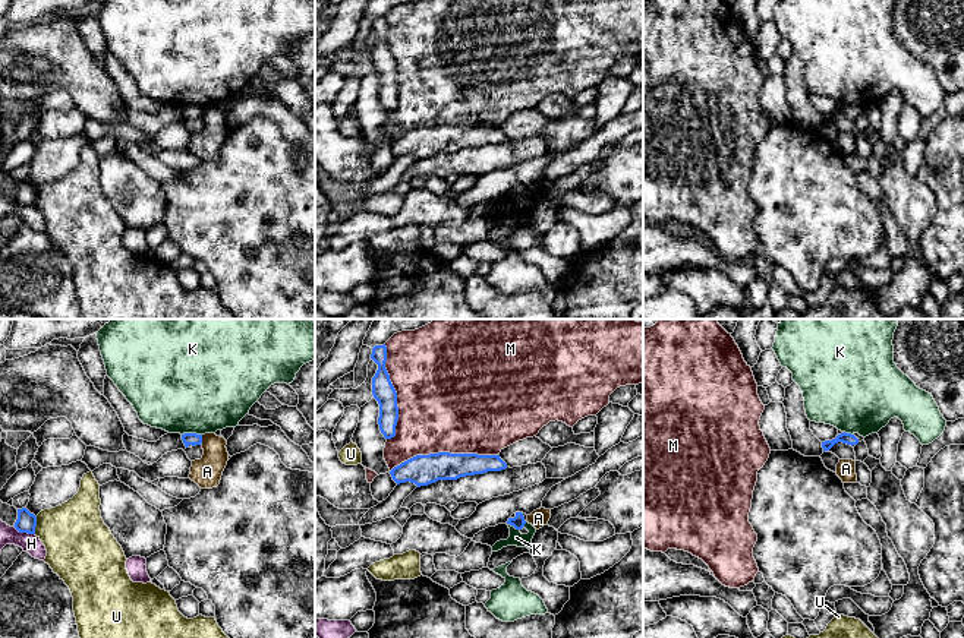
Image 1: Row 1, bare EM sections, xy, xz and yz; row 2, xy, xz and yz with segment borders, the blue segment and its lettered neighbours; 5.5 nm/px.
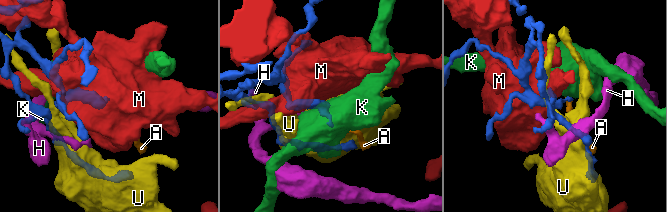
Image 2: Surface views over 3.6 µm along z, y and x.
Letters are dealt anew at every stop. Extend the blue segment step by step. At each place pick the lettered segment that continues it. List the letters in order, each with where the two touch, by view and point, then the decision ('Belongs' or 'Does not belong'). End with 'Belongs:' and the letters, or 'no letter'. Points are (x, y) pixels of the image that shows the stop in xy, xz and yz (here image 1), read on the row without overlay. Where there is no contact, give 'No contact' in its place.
A: Touches blue at xy (201, 111). Does not belong
H: Touches blue at xy (24, 204). Does not belong
K: Touches blue at xy (194, 106). Does not belong
M: Touches blue at xz (443, 125). Does not belong
U: Touches blue at xy (35, 198). Does not belong
Belongs: no letter

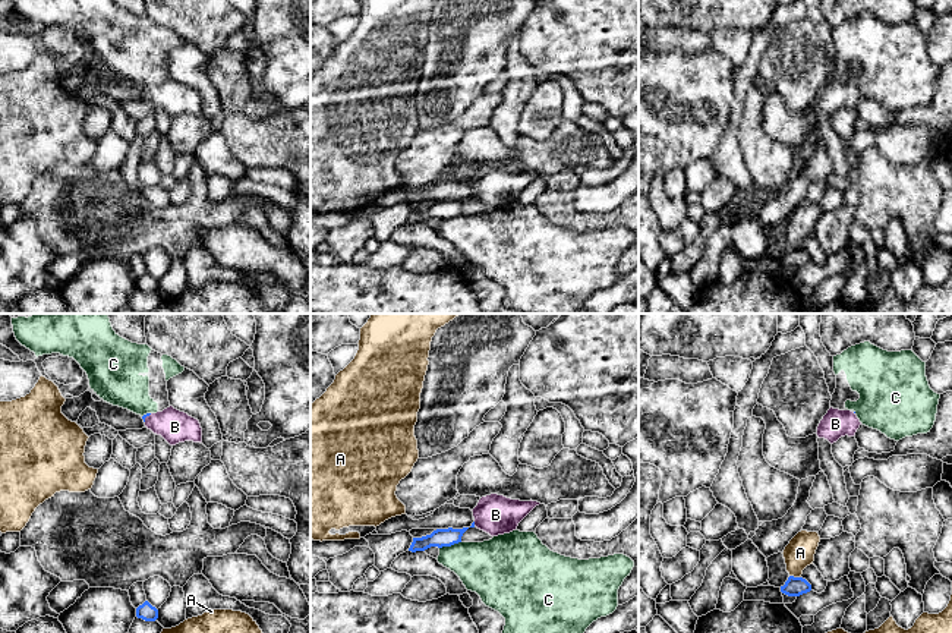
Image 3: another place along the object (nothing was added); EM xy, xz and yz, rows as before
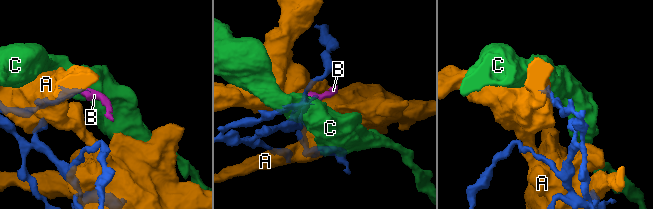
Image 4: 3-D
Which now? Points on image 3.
A: Touches blue at yz (796, 249). Does not belong
B: Touches blue at xy (147, 87). Belongs
C: Touches blue at xz (450, 217). Does not belong
Belongs: B

